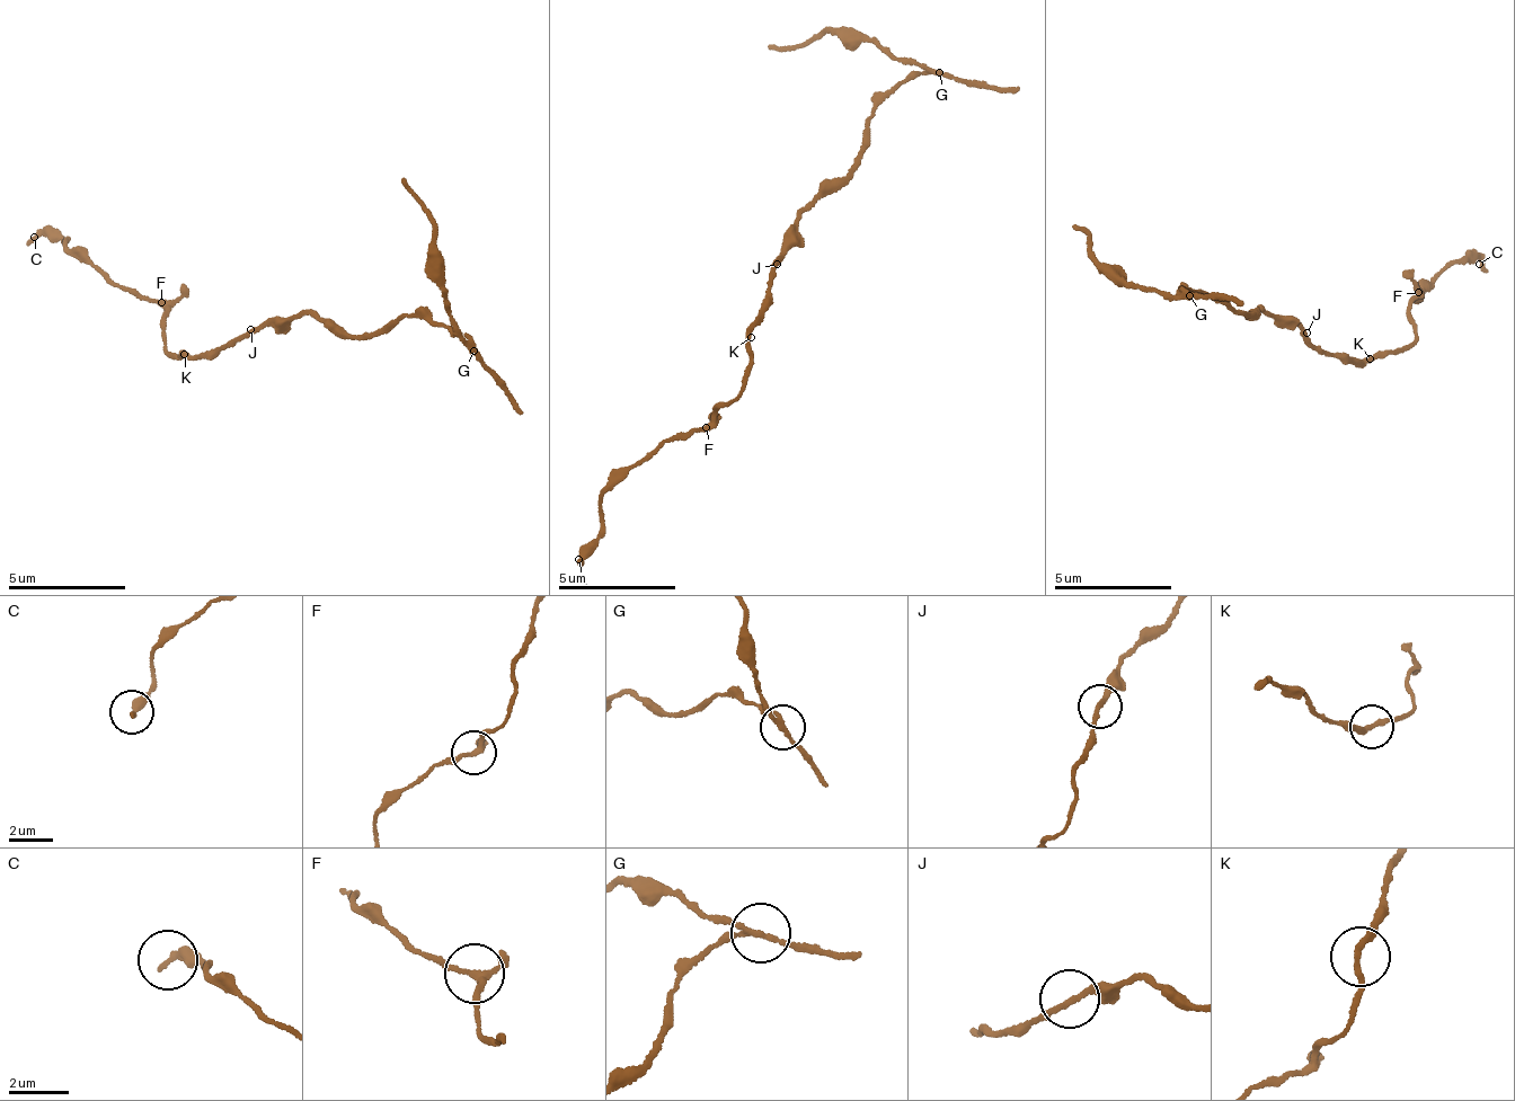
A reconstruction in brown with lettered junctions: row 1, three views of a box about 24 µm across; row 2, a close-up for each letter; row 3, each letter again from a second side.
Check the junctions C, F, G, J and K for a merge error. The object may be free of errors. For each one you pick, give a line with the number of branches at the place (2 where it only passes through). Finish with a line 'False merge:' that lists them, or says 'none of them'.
G: branches 3
False merge: G

